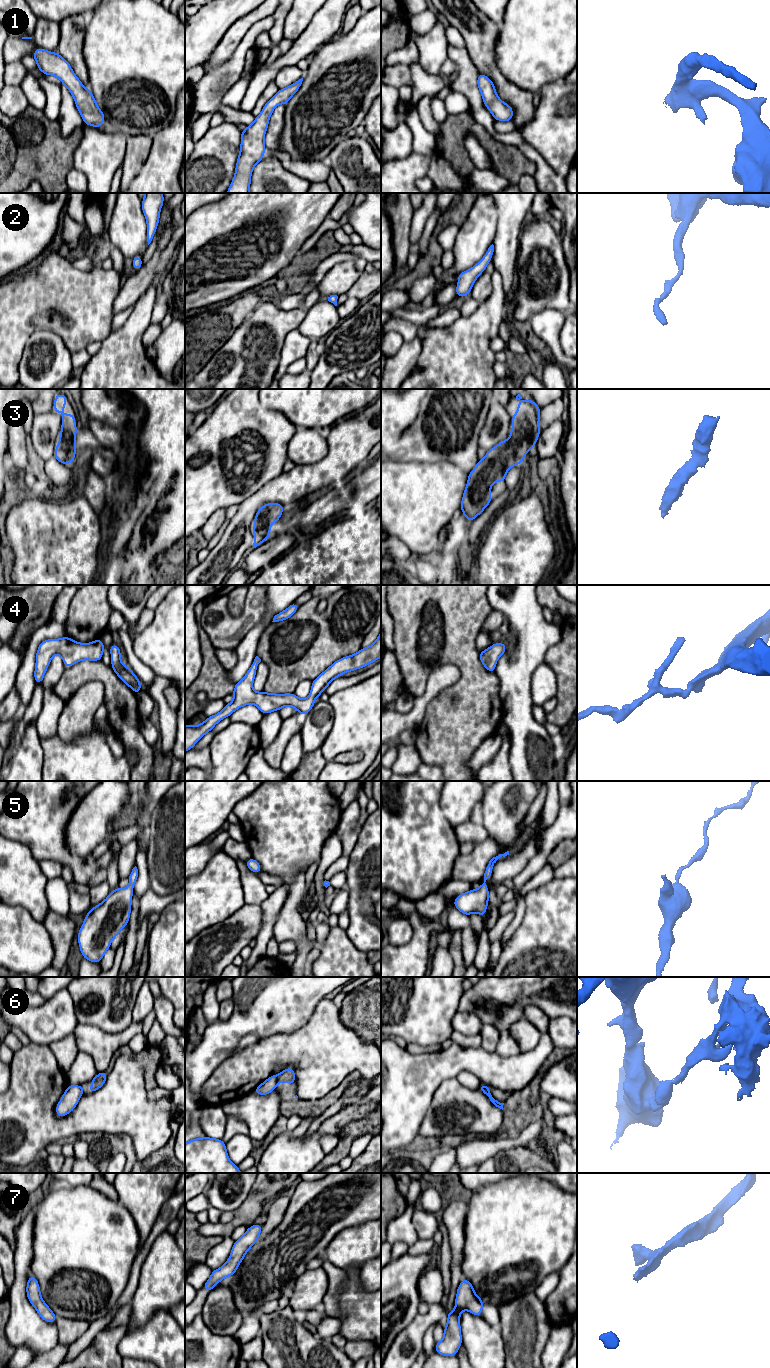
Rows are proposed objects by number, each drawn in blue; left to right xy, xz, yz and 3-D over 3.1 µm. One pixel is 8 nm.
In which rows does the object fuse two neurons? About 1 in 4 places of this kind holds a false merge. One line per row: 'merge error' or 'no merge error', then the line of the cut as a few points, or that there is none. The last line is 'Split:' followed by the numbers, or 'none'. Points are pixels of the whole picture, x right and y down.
1: no merge error | no cut
2: no merge error | no cut
3: no merge error | no cut
4: no merge error | no cut
5: no merge error | no cut
6: merge error | xz (275, 1075), (277, 1084)
7: no merge error | no cut
Split: 6

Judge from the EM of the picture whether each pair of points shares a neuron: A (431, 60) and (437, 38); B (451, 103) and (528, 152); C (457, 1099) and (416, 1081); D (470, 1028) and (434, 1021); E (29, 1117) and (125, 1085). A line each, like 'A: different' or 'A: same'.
A: same
B: different
C: different
D: different
E: same

